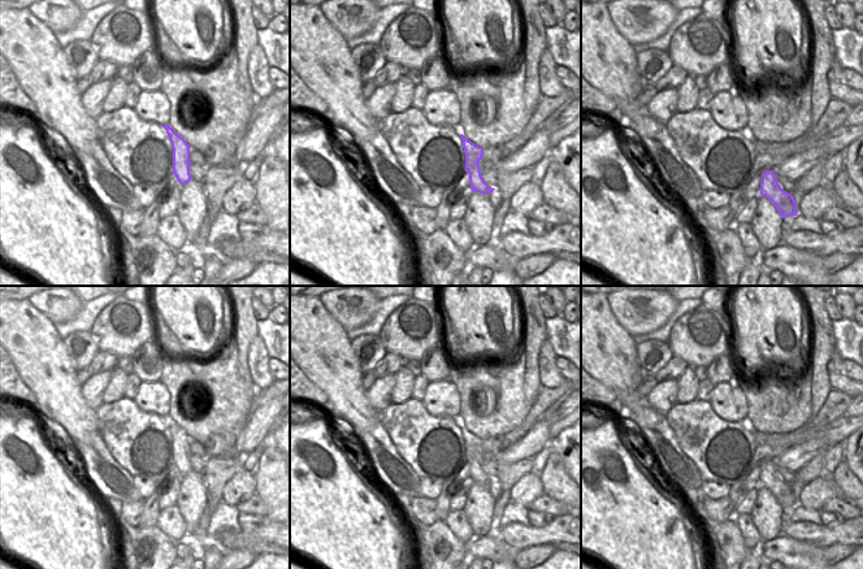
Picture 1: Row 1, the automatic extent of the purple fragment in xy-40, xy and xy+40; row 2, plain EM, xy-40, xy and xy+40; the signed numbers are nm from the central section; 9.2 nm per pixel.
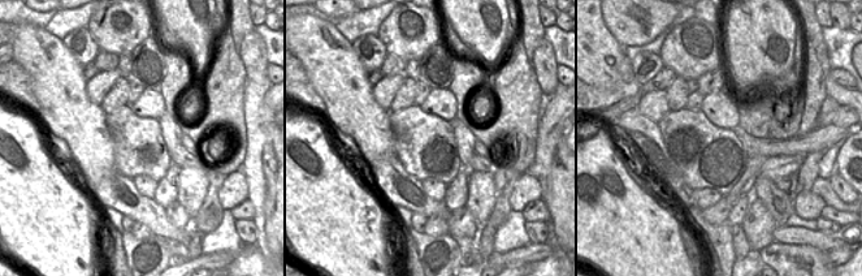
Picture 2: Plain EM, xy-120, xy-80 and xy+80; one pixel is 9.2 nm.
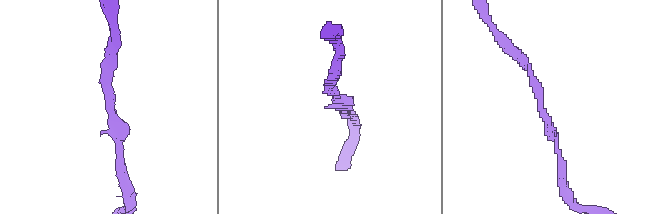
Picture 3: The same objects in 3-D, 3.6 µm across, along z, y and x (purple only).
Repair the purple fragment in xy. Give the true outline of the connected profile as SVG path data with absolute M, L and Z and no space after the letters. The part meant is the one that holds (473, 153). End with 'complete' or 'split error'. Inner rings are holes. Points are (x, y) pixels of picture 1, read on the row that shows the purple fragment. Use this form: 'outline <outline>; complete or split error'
outline M463 134L463 148L465 153L465 171L469 174L470 190L480 194L491 194L495 188L491 188L481 175L480 160L483 157L483 148L476 145L468 140Z; complete

